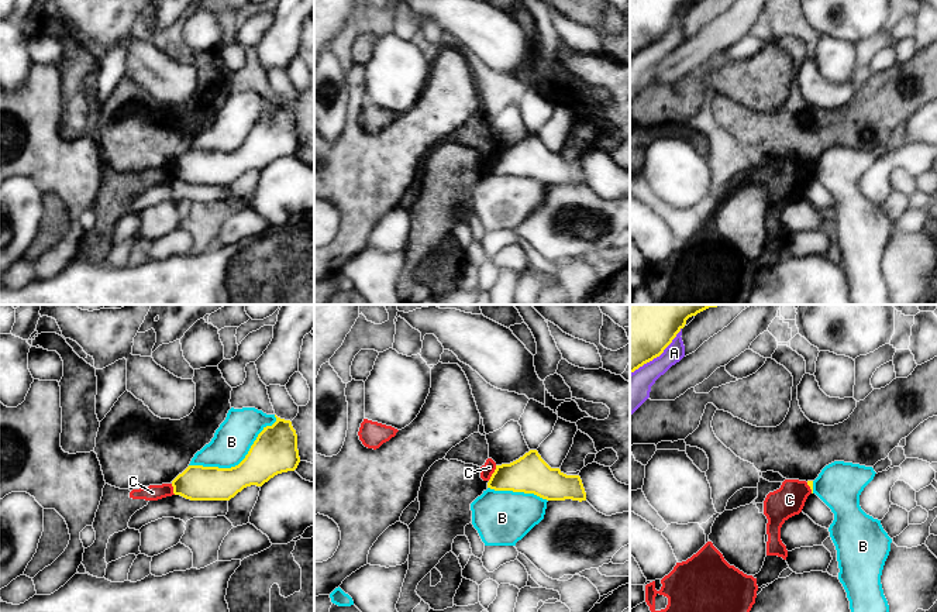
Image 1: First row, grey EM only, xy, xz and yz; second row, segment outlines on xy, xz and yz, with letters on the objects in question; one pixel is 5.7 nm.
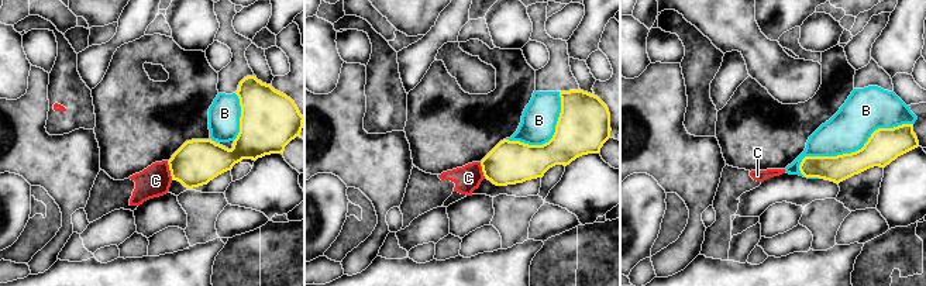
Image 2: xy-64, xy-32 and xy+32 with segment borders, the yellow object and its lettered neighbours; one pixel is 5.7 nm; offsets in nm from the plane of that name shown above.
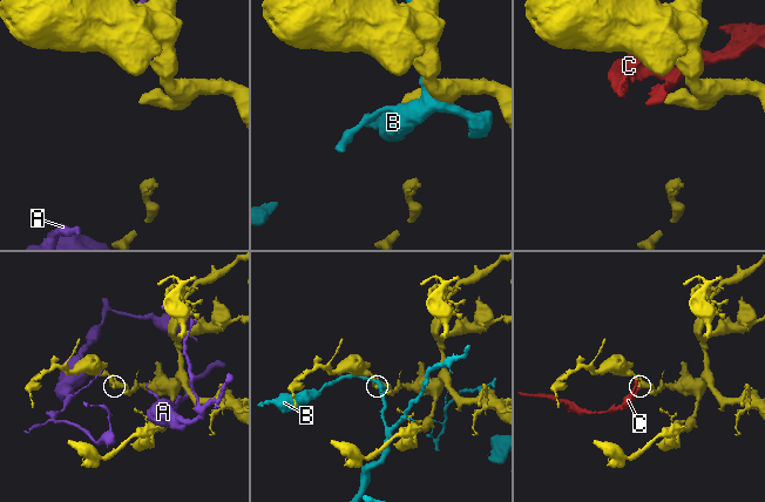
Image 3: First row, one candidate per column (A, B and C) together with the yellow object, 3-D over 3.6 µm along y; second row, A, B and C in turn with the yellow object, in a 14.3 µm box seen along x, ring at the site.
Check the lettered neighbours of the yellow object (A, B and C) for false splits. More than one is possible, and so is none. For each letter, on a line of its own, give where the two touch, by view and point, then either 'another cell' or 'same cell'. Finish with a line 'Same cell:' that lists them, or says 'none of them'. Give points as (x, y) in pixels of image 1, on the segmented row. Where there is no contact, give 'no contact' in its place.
A: meets yellow in yz at (658, 356); another cell
B: meets yellow in xy at (240, 463); another cell
C: meets yellow in xz at (493, 473); another cell
Same cell: none of them

